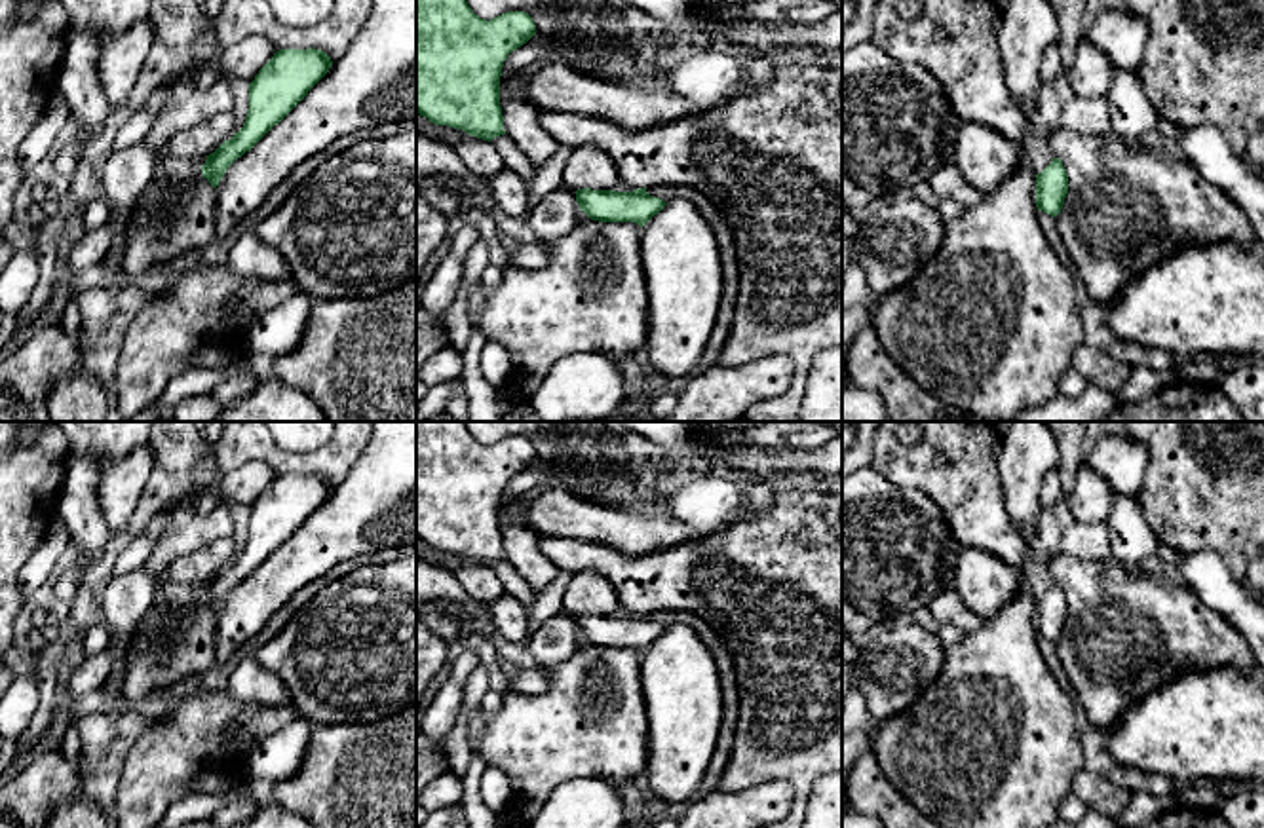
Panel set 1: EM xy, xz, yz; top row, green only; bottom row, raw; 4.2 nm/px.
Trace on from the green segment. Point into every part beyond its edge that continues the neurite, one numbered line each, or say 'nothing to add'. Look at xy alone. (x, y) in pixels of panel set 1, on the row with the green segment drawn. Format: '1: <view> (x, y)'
nothing to add

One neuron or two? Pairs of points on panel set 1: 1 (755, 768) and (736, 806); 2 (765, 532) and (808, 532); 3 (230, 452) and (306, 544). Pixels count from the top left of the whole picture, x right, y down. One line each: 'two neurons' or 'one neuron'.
1: two neurons
2: one neuron
3: two neurons

